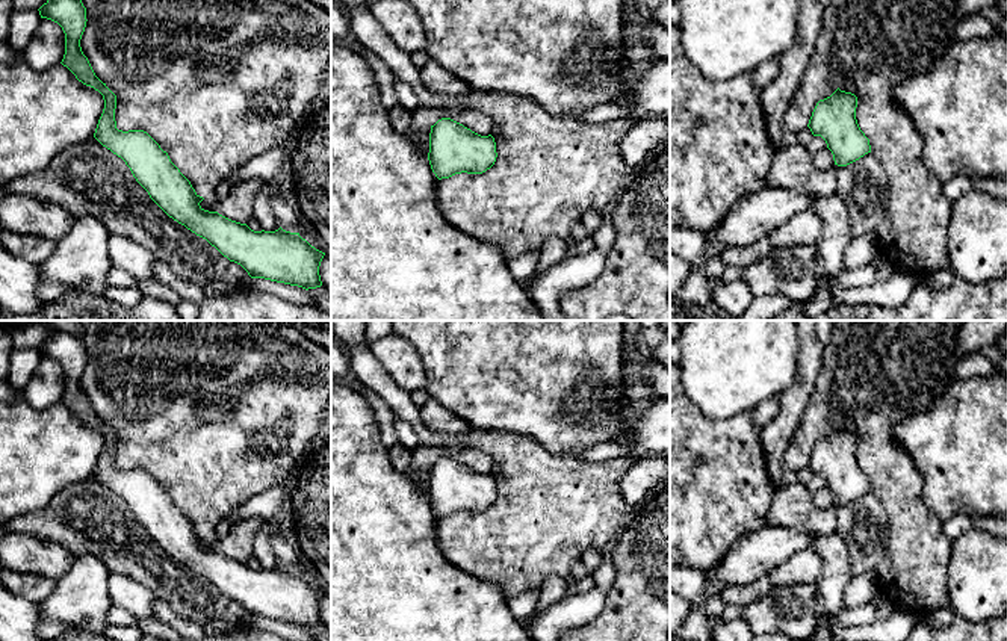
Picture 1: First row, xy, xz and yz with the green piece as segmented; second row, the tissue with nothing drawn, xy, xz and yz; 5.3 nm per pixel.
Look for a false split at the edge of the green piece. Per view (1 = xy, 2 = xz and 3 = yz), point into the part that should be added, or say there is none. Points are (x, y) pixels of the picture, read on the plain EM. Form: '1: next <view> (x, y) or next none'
1: next none
2: next none
3: next none

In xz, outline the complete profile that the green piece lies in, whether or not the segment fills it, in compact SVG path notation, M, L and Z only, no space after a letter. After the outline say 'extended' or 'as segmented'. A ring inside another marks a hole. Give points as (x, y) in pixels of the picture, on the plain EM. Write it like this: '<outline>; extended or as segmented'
M442 457L431 464L428 499L438 519L455 512L482 512L496 500L496 481L463 463Z; as segmented

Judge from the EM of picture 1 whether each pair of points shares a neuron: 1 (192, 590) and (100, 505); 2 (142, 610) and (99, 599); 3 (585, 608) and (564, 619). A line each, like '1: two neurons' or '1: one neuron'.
1: one neuron
2: two neurons
3: one neuron

